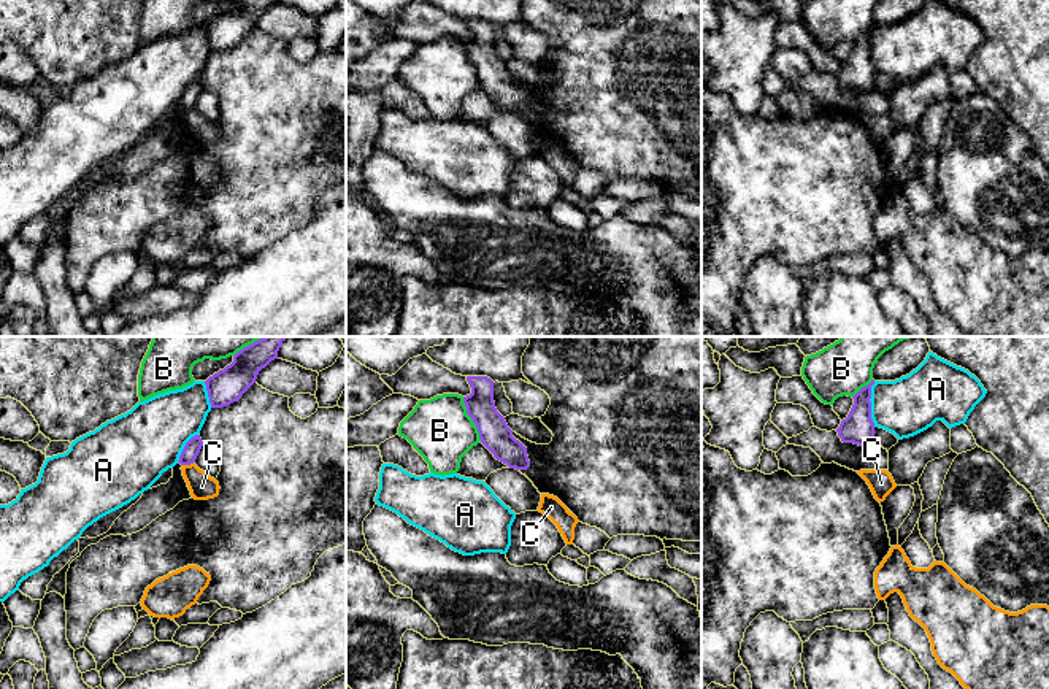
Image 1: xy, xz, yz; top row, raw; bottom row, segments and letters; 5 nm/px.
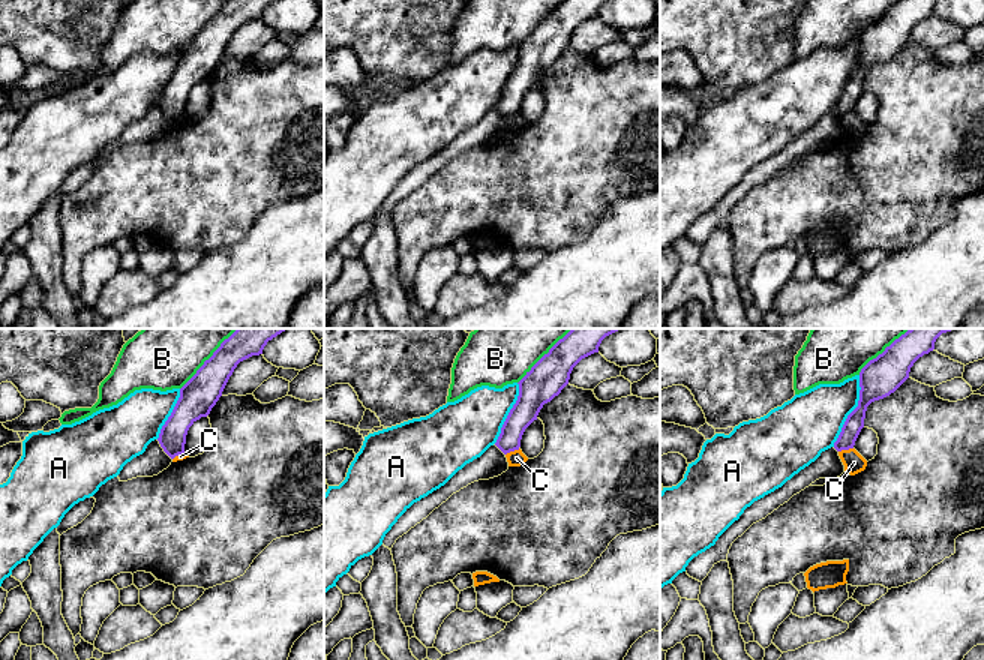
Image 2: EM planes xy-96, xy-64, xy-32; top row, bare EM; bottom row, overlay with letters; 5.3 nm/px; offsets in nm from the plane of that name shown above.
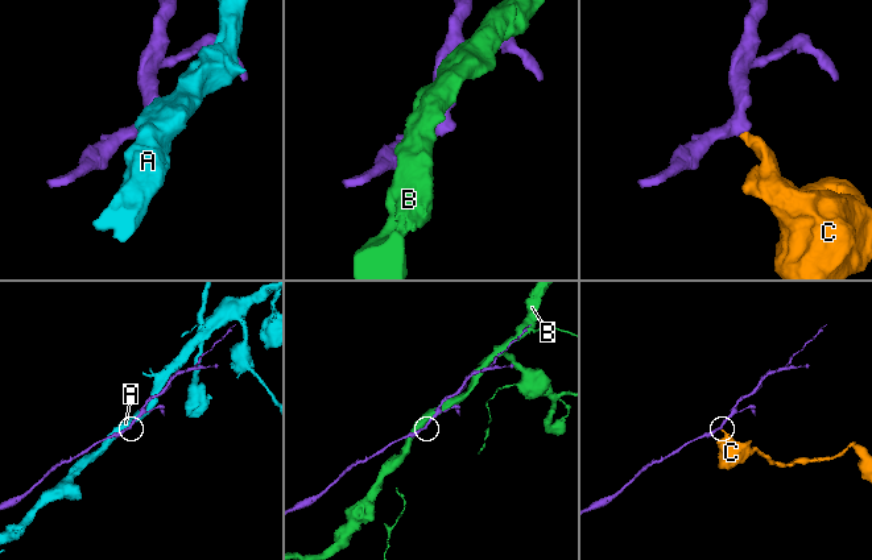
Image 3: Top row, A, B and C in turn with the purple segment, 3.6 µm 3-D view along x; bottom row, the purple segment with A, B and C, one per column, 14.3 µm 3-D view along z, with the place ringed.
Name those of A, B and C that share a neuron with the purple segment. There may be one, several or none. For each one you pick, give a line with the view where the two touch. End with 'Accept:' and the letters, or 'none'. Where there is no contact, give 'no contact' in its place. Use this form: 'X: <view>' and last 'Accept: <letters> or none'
Accept: none

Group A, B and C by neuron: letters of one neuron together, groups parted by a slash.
A / B / C

